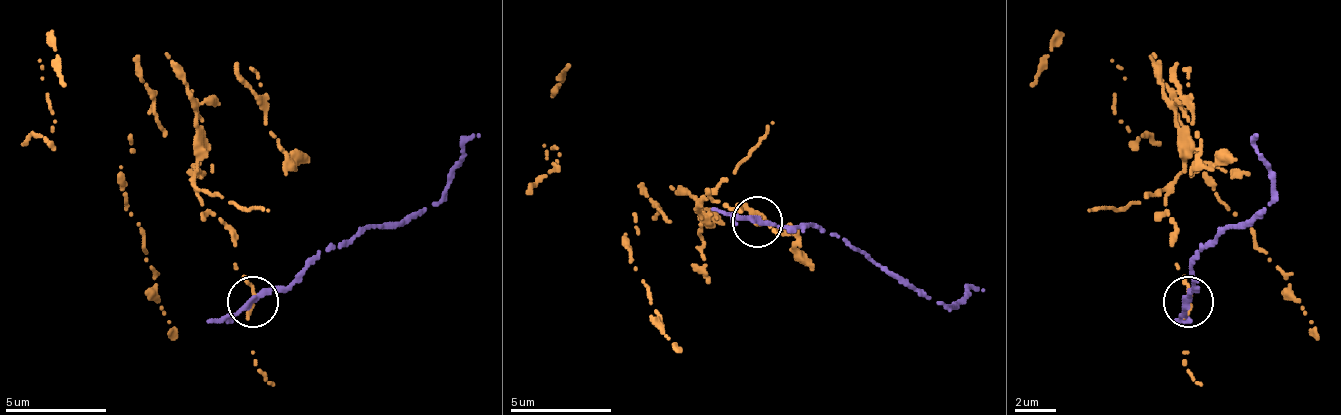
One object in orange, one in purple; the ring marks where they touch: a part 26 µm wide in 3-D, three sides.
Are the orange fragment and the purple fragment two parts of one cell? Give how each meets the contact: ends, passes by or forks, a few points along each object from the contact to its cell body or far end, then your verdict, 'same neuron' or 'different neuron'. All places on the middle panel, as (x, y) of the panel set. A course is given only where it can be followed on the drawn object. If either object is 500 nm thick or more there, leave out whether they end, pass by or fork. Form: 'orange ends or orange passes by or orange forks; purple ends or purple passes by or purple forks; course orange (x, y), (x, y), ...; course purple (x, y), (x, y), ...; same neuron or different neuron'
orange ends; purple passes by; course orange (758, 225), (738, 205), (708, 200), (702, 215), (637, 215), (637, 235), (626, 235), (657, 327), (677, 352); course purple (758, 220), (789, 225), (819, 225), (946, 306), (971, 286), (982, 291); different neuron

